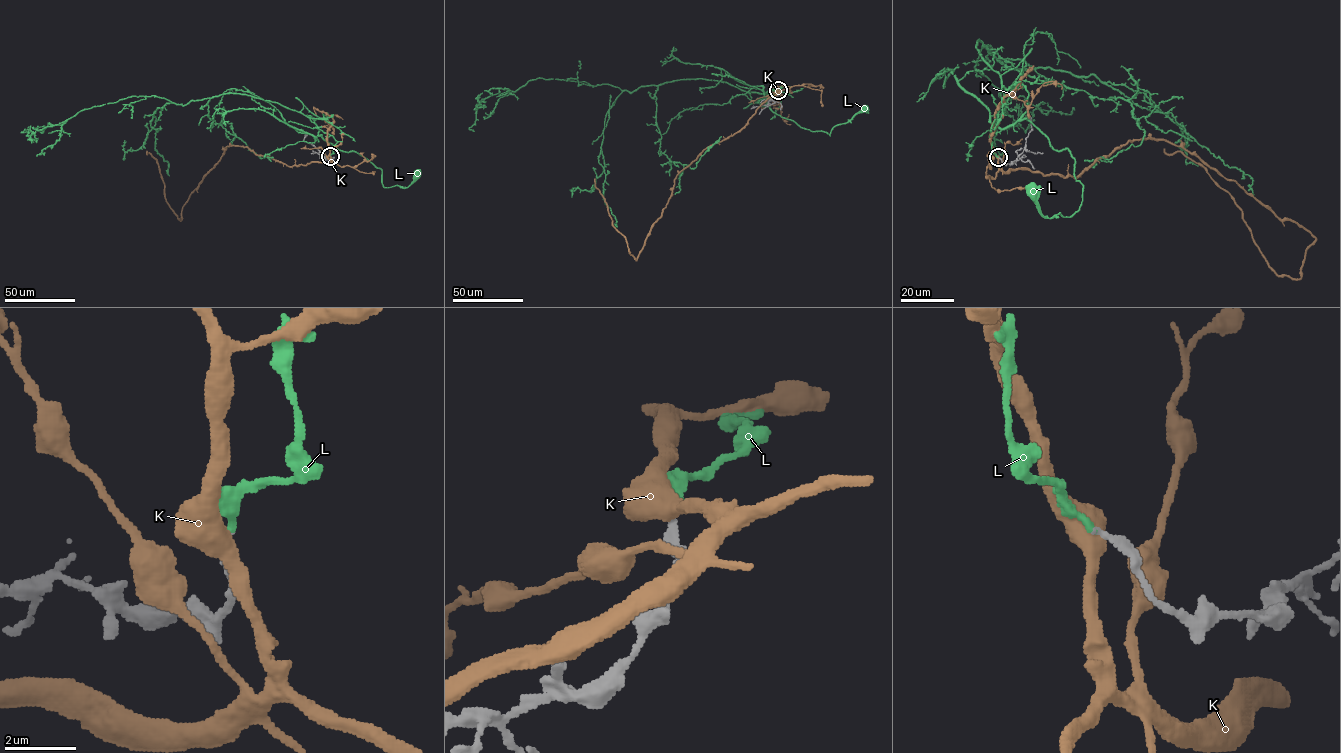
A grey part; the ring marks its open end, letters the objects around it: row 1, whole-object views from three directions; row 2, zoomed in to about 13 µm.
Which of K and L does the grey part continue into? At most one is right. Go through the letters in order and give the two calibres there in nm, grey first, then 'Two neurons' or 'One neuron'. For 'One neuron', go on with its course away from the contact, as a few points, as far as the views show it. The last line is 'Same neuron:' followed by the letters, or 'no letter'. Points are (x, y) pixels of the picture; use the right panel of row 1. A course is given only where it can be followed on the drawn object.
K: Thickness 240 nm (grey) against 500 nm. Two neurons
L: Thickness 220 nm (grey) against 190 nm. One neuron. Its course: (998, 157), (989, 137), (1001, 88), (1022, 85), (1021, 119), (1070, 151), (1082, 201), (1045, 218), (1030, 190)
Same neuron: L

